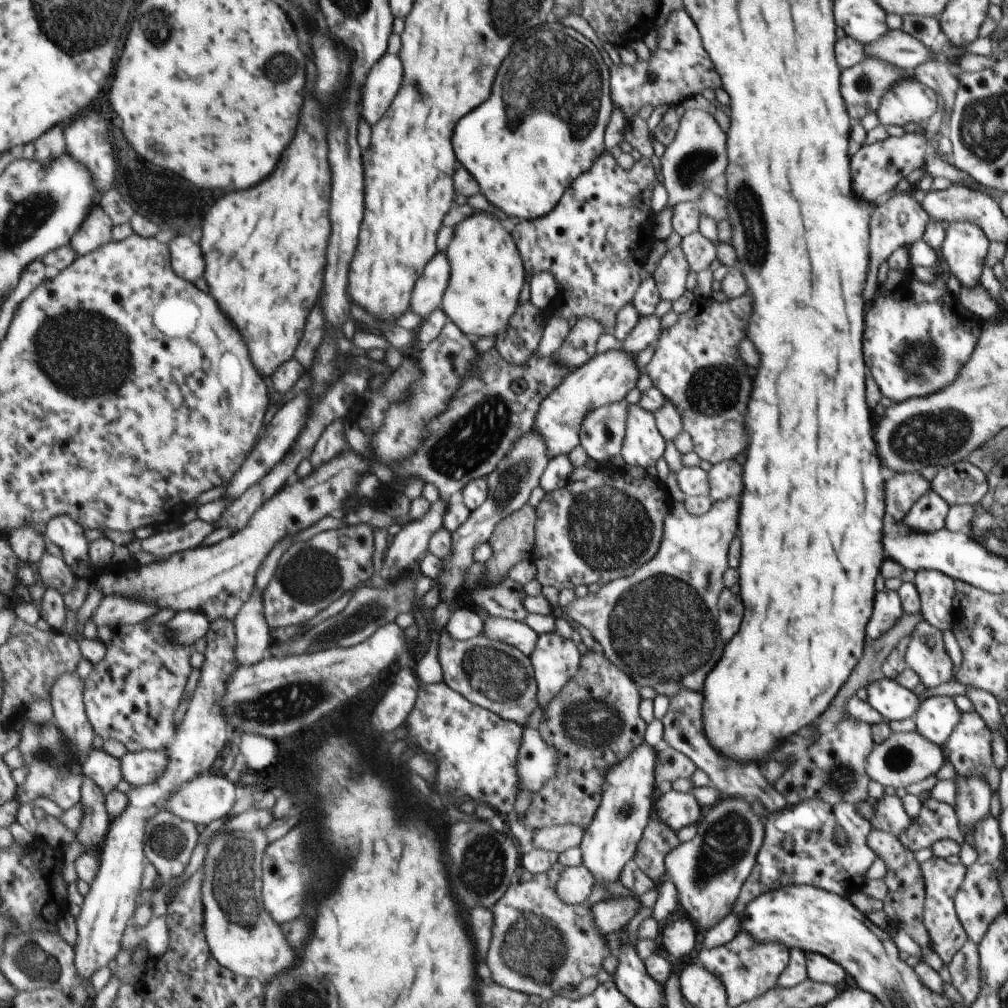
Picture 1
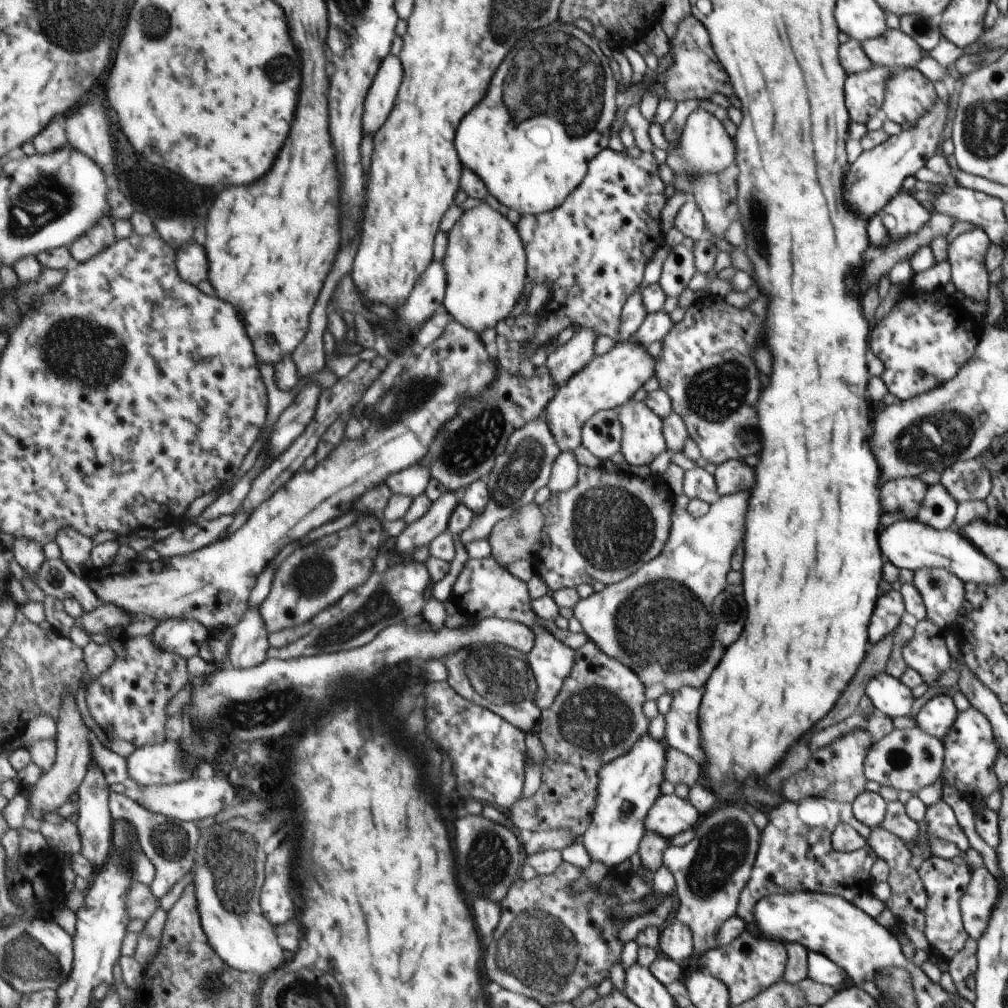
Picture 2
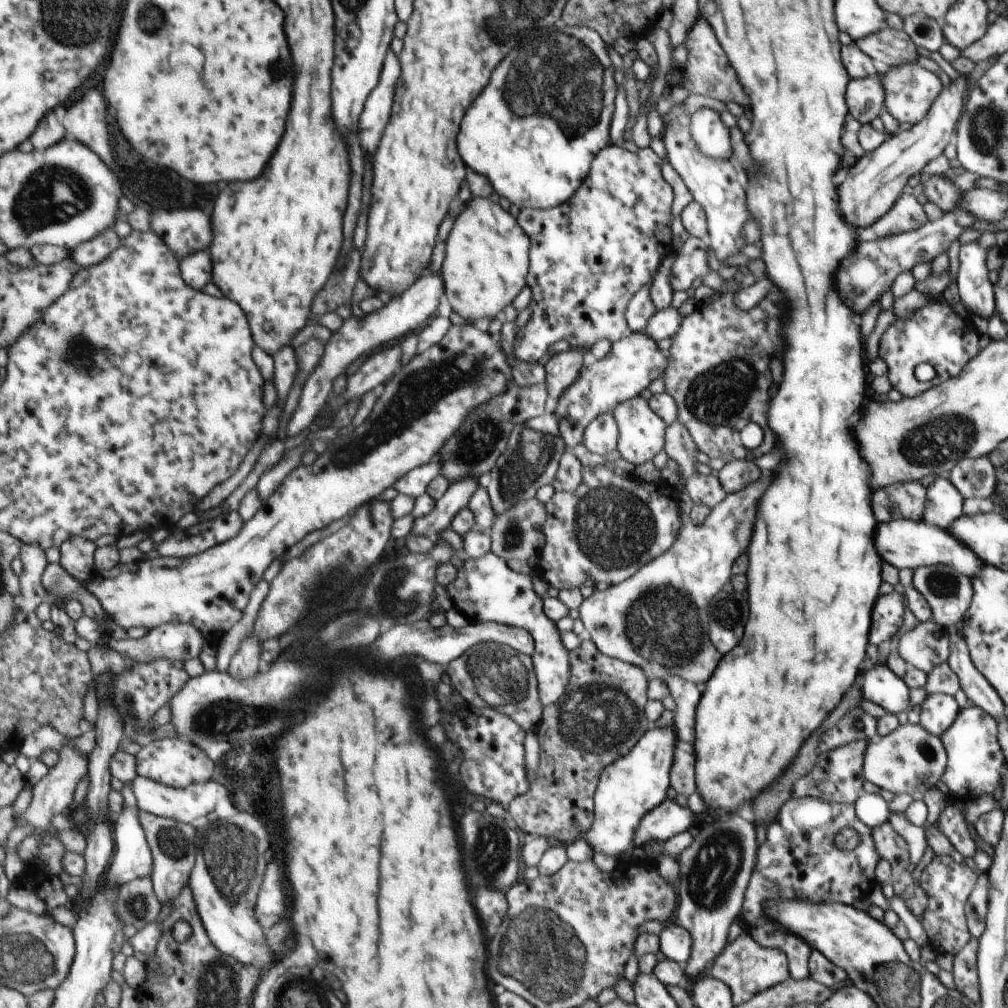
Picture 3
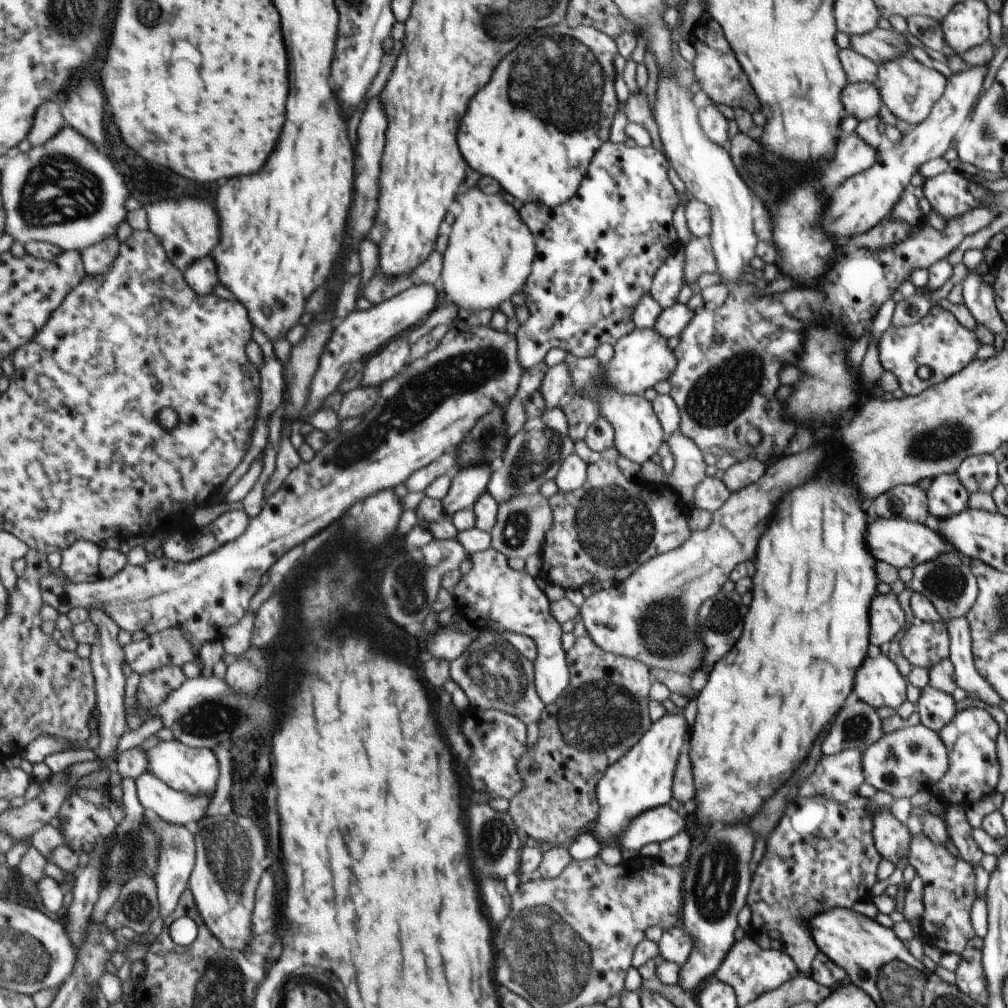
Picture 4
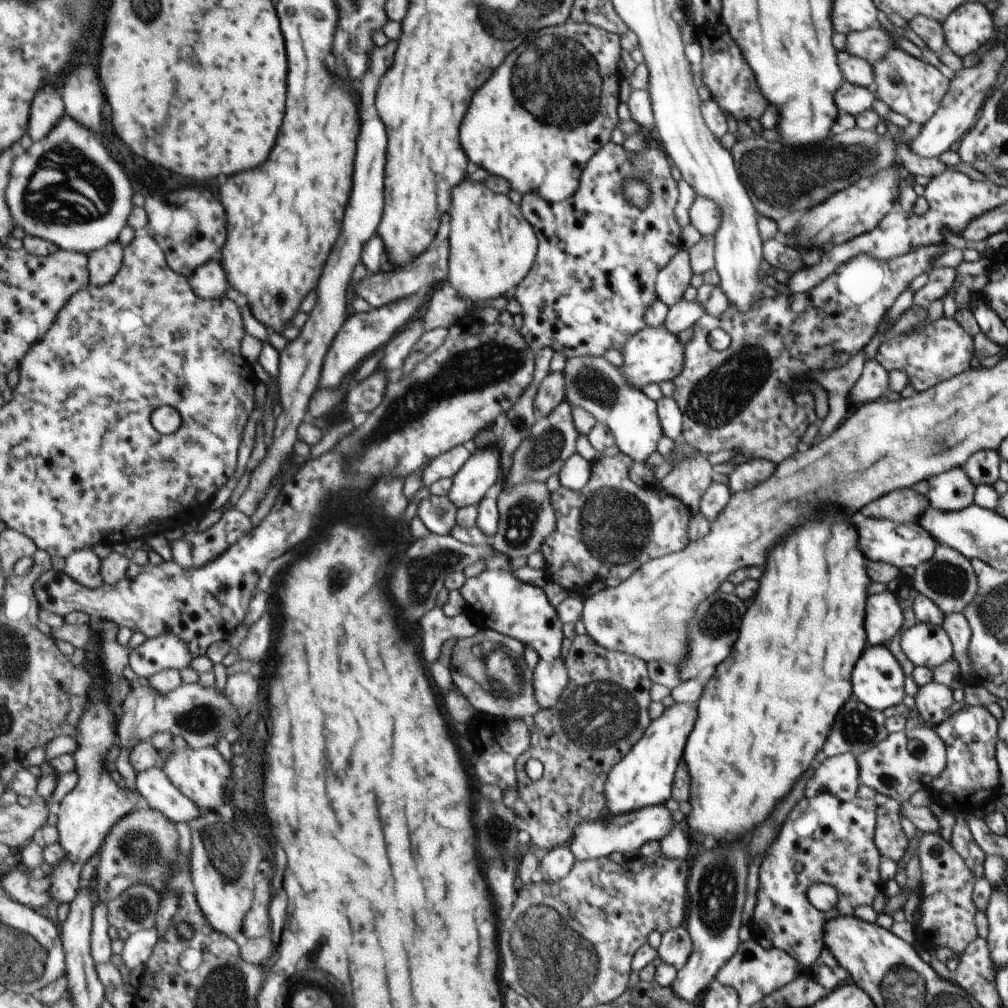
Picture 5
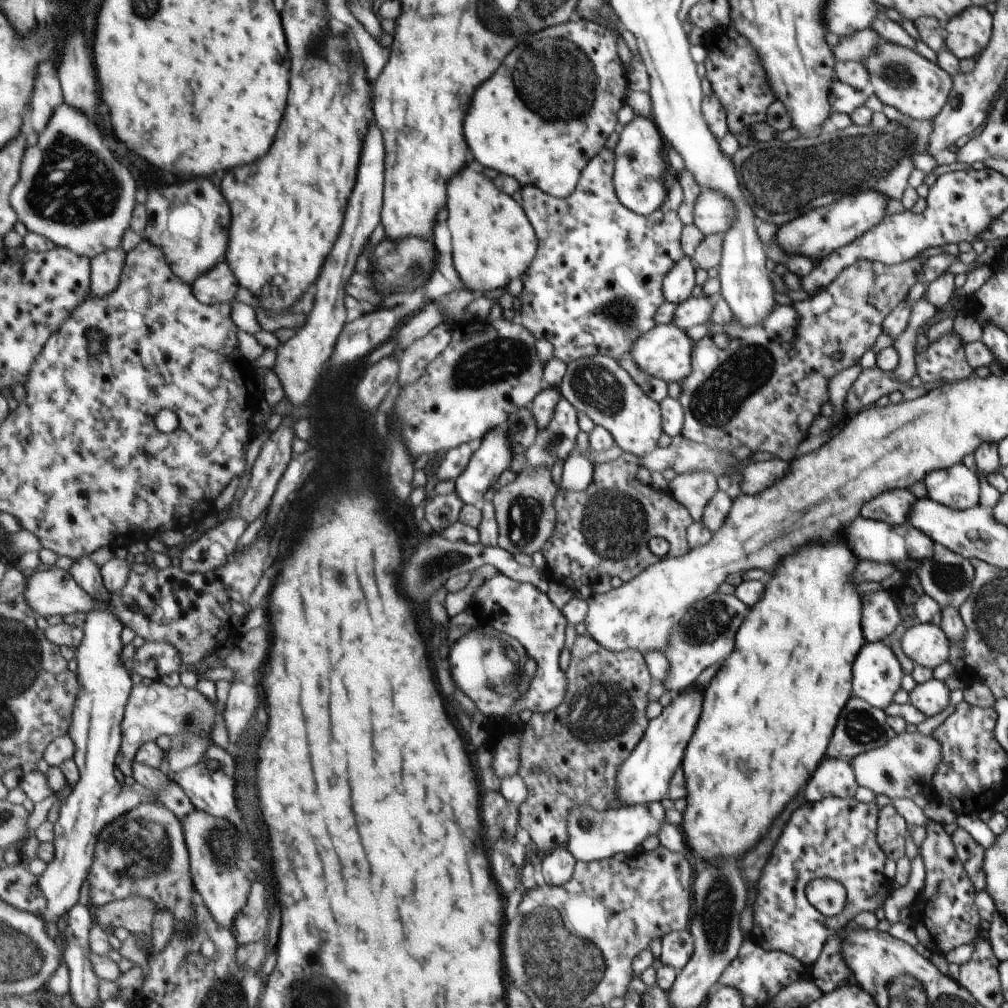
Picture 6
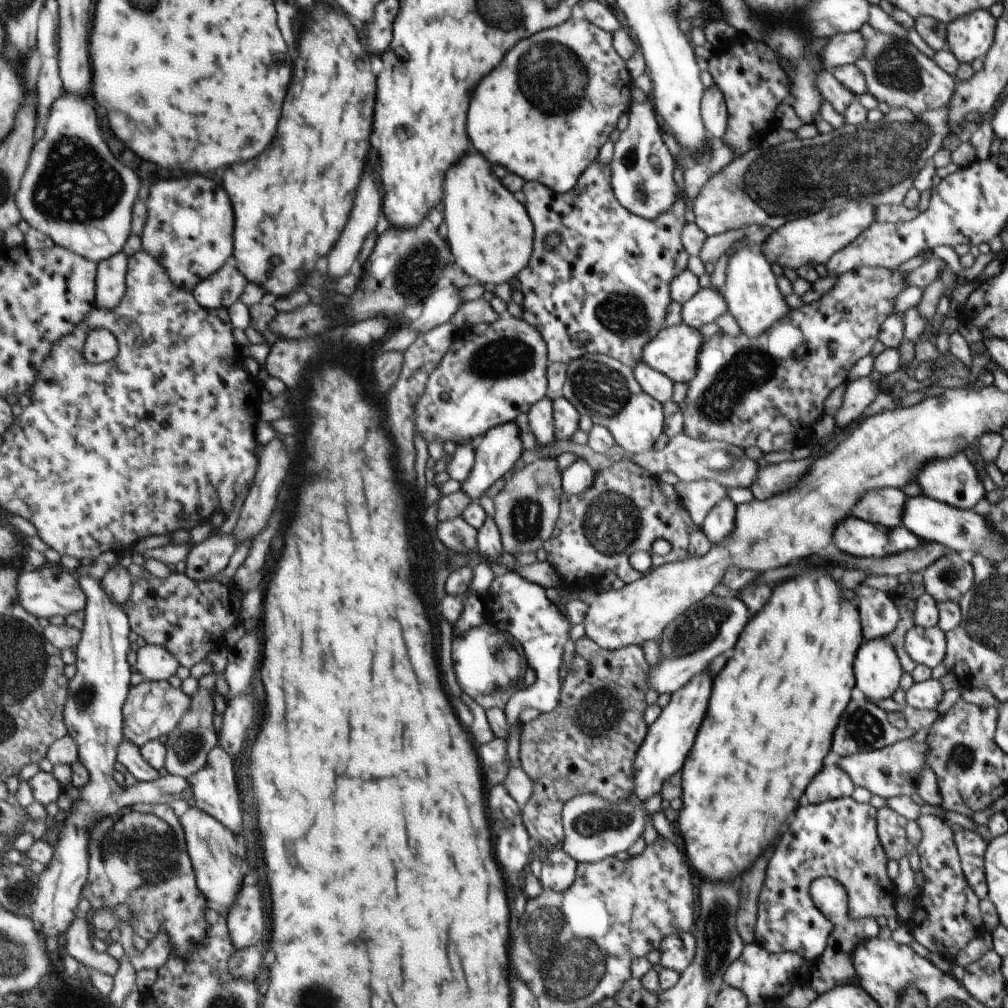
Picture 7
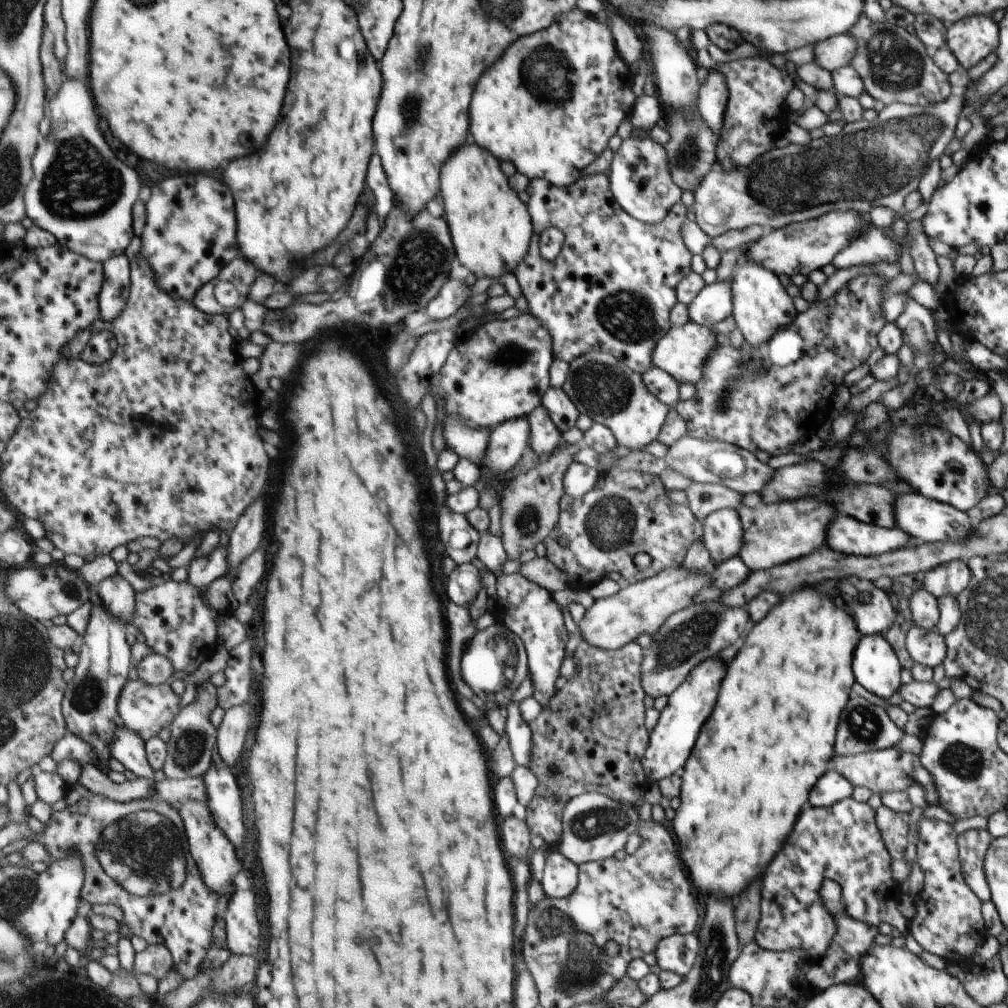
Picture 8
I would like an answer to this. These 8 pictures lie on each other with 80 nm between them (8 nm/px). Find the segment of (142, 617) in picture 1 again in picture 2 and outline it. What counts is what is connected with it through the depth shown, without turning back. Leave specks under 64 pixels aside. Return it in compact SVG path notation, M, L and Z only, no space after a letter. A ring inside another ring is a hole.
M103 604L90 613L84 613L77 622L90 635L109 632L119 625L125 628L135 620L118 606Z

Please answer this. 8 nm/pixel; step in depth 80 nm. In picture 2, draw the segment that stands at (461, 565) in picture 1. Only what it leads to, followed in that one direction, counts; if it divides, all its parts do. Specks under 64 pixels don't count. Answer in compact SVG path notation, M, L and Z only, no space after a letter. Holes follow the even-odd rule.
M537 417L513 432L506 451L497 457L495 470L488 476L491 498L485 512L476 515L472 525L460 536L464 548L469 541L488 539L497 522L532 503L537 490L548 483L553 461L559 453L557 443L543 418Z

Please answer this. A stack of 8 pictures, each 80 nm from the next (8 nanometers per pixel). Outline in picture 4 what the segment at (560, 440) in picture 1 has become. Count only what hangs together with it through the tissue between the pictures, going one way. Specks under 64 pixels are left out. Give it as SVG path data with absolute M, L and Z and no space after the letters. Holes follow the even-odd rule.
M634 328L612 346L611 360L604 364L604 377L611 391L624 395L643 395L659 380L667 380L676 368L675 353L667 347L666 338L653 329ZM572 392L559 405L567 419L568 437L573 441L583 439L588 428L599 416L599 405L596 401Z

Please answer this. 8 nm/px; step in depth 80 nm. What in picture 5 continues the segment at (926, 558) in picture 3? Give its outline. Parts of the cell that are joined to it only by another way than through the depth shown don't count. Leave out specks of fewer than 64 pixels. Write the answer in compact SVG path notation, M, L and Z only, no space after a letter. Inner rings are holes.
M863 518L861 522L857 522L857 536L861 536L861 552L865 552L869 560L887 563L896 569L919 566L932 558L938 546L936 540L917 523L896 523L887 519Z

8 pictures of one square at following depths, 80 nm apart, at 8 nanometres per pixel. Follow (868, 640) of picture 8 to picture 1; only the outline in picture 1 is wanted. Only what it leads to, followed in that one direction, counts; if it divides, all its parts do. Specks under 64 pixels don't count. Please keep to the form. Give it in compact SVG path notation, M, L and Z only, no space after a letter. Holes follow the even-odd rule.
M880 676L877 680L868 683L865 689L866 702L879 712L886 722L913 719L919 710L919 700L895 679Z

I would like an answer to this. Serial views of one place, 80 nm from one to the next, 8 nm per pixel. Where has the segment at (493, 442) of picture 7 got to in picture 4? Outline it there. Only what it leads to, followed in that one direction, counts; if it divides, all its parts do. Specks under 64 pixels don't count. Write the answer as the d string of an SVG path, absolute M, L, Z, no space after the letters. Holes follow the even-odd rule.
M472 464L459 469L452 475L452 485L442 500L446 514L452 518L457 511L473 509L476 502L488 492L494 475L490 464Z

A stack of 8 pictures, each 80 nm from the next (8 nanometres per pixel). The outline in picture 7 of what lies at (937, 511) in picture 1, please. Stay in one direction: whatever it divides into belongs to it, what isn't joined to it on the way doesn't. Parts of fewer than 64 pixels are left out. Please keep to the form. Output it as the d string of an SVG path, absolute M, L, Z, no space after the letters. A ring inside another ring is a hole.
M961 451L955 452L950 457L944 459L935 458L927 461L920 471L916 472L914 480L920 489L920 494L932 497L933 500L941 501L943 504L953 505L958 509L972 509L975 503L983 498L983 486L981 480L977 478L977 472L973 464L965 458Z

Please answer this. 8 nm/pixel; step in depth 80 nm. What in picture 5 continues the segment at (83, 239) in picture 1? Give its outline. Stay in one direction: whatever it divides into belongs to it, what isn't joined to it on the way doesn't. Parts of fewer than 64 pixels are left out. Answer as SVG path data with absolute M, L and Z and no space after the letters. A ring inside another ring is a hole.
M120 241L111 243L88 256L88 270L91 287L109 284L121 270L124 263L124 246Z

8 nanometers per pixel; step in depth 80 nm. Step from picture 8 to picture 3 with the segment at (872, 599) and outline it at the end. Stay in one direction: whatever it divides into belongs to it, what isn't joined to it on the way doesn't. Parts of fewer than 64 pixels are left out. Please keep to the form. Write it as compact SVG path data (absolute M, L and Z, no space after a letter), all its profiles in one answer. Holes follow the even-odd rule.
M891 591L877 596L873 610L871 610L871 628L869 628L869 644L877 644L895 636L901 626L904 598L901 594Z

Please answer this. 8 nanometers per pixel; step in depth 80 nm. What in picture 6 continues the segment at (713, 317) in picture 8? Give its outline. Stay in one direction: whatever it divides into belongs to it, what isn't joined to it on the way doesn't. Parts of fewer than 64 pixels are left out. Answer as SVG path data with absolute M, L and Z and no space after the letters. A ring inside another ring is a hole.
M691 295L682 303L676 305L671 323L686 331L695 324L707 322L712 313L712 308L710 297L705 295L693 297Z

